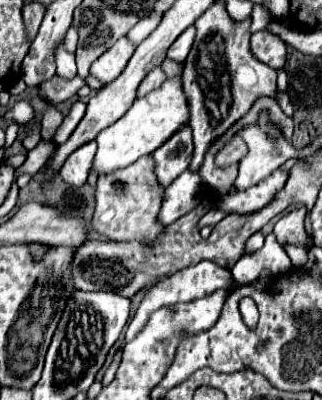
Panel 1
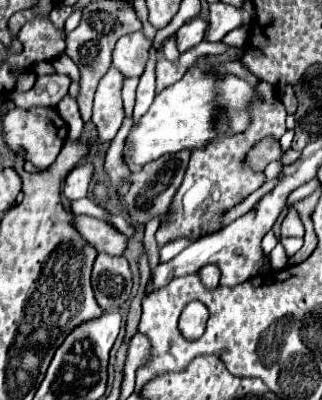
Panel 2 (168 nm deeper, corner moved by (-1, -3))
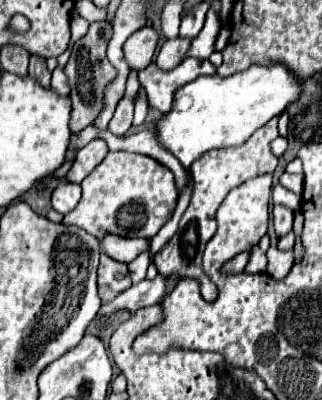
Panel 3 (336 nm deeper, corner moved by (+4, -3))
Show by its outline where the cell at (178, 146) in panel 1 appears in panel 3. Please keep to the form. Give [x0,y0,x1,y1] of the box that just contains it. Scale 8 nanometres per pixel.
[63,153,177,241]

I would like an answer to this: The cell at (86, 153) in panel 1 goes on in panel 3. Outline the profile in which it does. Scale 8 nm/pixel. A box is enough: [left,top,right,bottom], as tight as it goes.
[51,181,81,215]

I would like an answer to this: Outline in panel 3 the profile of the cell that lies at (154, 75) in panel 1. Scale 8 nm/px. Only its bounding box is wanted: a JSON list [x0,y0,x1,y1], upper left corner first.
[157,37,191,71]

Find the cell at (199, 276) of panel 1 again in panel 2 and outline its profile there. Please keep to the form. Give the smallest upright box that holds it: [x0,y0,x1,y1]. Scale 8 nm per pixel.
[198,265,218,289]

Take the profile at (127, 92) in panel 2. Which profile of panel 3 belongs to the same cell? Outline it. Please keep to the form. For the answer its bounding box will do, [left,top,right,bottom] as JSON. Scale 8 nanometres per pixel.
[138,59,217,115]

